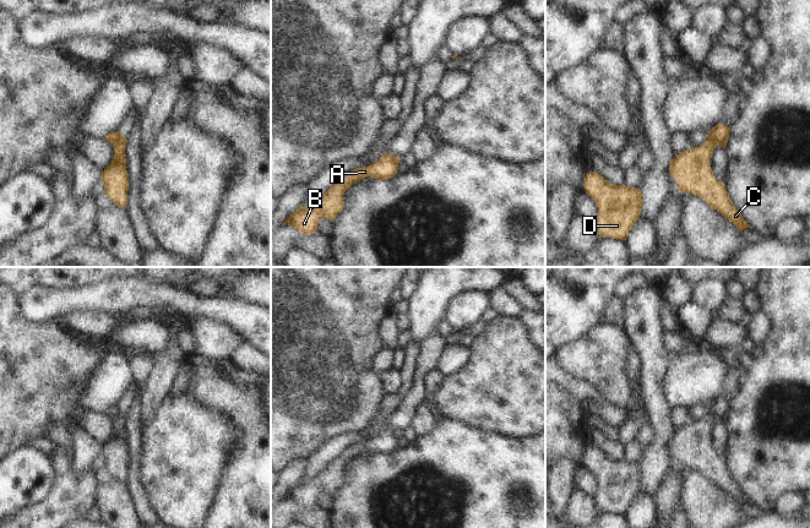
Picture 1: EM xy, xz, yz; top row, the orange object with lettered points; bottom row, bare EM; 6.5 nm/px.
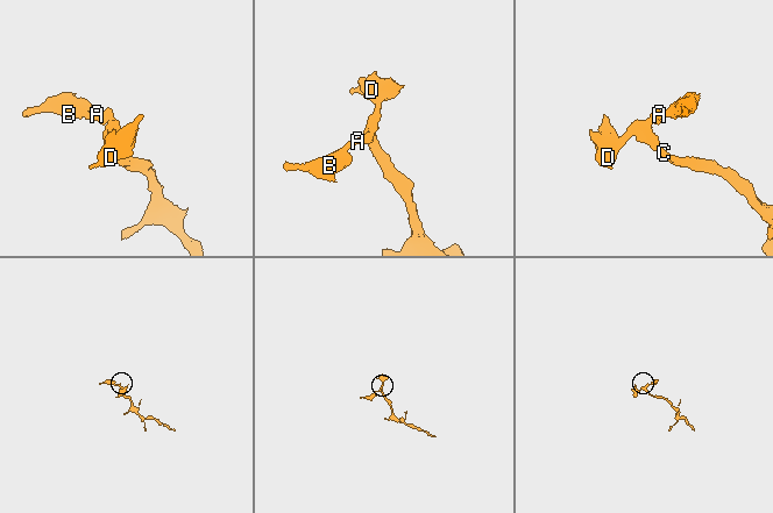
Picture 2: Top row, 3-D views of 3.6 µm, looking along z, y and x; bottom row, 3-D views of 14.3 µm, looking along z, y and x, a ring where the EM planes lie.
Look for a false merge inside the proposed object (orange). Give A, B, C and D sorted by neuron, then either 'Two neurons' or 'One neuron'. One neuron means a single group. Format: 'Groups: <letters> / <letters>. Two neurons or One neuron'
Groups: A B / C D. Two neurons

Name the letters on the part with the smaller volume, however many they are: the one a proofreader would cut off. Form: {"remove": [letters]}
{"remove": ["A", "B"]}

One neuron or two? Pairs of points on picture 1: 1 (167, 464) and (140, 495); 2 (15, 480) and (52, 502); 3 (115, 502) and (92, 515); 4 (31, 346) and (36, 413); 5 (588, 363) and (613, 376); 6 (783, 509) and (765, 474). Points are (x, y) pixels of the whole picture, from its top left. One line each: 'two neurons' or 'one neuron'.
1: two neurons
2: two neurons
3: two neurons
4: one neuron
5: one neuron
6: two neurons

